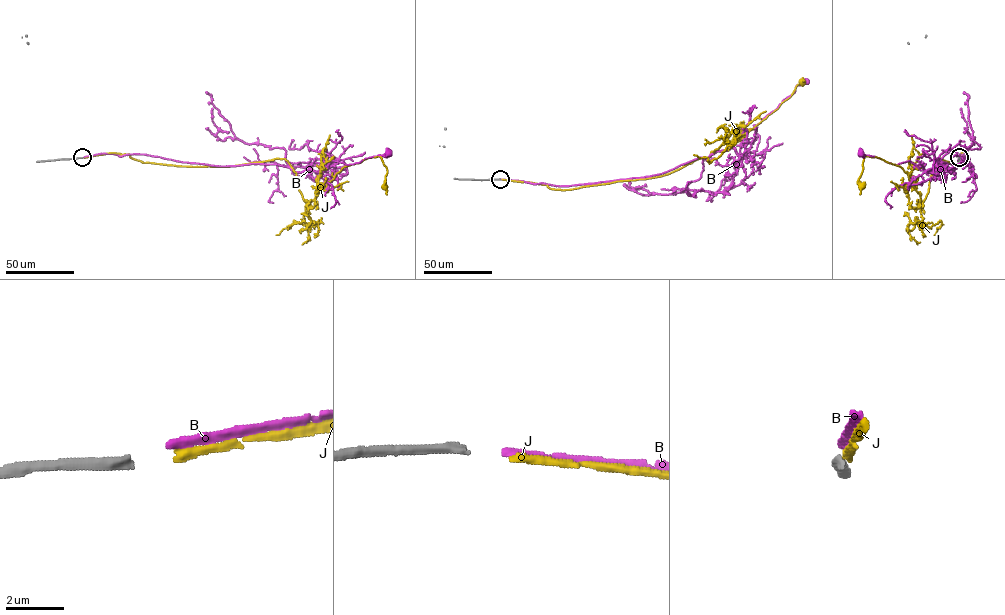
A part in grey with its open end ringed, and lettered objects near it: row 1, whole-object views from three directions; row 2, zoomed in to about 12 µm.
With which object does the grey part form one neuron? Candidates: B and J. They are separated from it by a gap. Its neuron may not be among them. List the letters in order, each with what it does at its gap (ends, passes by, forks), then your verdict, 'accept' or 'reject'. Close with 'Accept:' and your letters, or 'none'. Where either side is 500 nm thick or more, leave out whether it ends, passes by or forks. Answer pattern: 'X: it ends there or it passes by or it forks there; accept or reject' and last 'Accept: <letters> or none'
B: it ends there; reject
J: it ends there; accept
Accept: J

